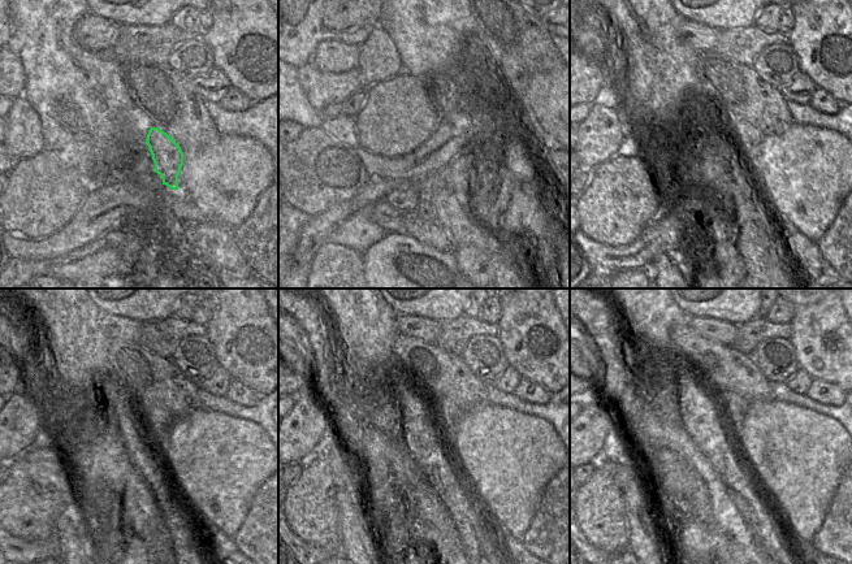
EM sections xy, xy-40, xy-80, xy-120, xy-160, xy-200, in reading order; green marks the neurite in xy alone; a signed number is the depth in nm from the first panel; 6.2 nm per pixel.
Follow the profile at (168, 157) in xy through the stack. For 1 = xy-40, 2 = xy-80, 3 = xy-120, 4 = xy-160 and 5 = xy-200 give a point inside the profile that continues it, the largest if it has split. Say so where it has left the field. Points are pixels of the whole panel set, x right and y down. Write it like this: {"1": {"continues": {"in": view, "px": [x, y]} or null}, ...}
{"1": {"continues": {"in": "xy-40", "px": [453, 146]}}, "2": {"continues": {"in": "xy-80", "px": [743, 135]}}, "3": {"continues": {"in": "xy-120", "px": [158, 420]}}, "4": {"continues": {"in": "xy-160", "px": [448, 415]}}, "5": {"continues": {"in": "xy-200", "px": [735, 406]}}}

